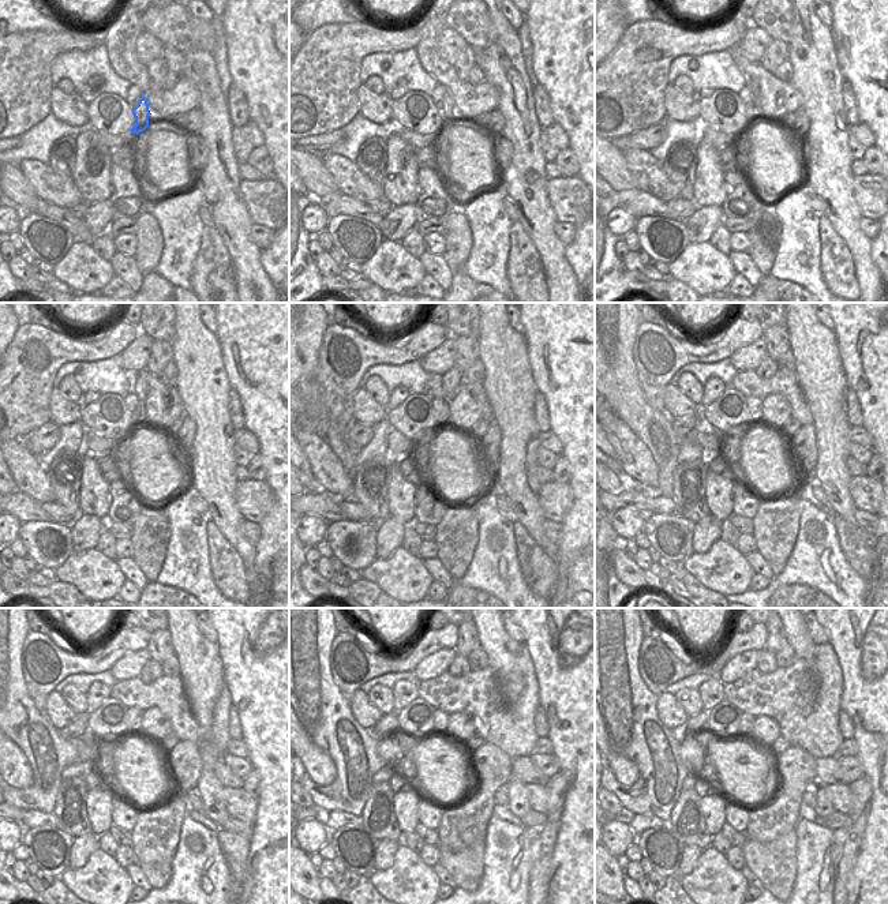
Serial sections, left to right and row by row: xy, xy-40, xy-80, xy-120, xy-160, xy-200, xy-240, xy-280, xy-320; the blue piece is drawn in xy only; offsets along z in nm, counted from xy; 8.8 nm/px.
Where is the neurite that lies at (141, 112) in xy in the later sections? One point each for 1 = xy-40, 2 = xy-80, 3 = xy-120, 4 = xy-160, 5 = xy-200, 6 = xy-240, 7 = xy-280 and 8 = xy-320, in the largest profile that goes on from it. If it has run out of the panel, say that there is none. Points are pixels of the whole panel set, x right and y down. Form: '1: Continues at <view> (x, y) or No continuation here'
1: Continues at xy-40 (448, 116)
2: Continues at xy-80 (753, 86)
3: Continues at xy-120 (139, 386)
4: Continues at xy-160 (450, 381)
5: Continues at xy-200 (767, 367)
6: Continues at xy-240 (152, 670)
7: Continues at xy-280 (460, 666)
8: Continues at xy-320 (767, 663).

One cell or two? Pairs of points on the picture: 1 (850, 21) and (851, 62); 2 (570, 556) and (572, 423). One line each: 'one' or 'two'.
1: one
2: one

